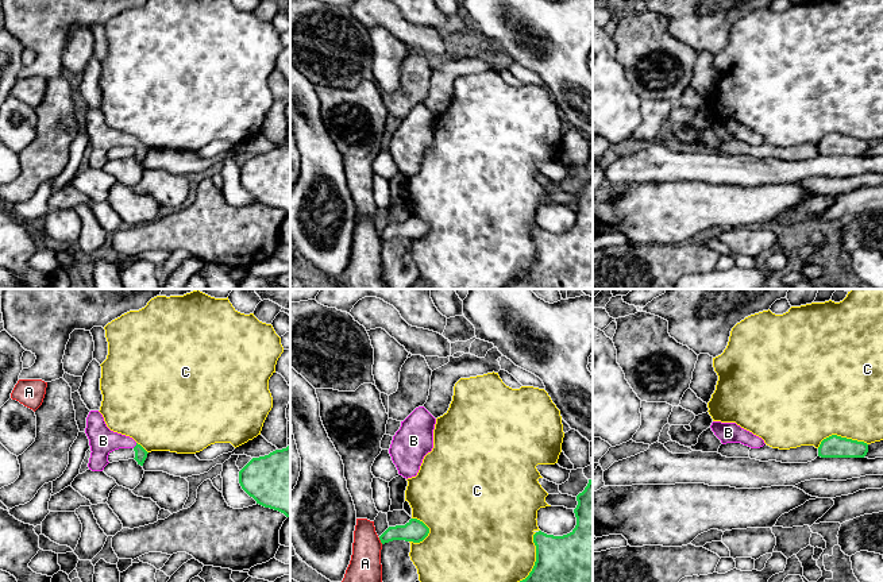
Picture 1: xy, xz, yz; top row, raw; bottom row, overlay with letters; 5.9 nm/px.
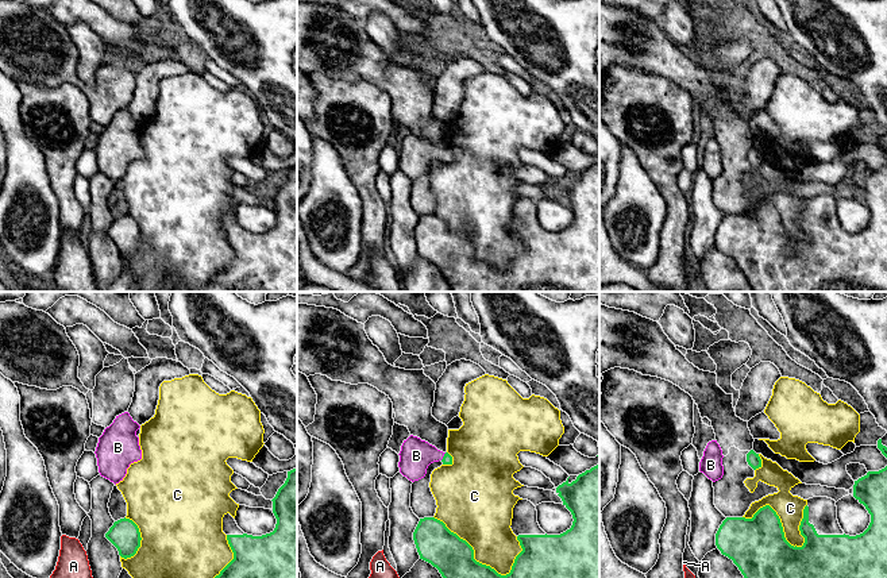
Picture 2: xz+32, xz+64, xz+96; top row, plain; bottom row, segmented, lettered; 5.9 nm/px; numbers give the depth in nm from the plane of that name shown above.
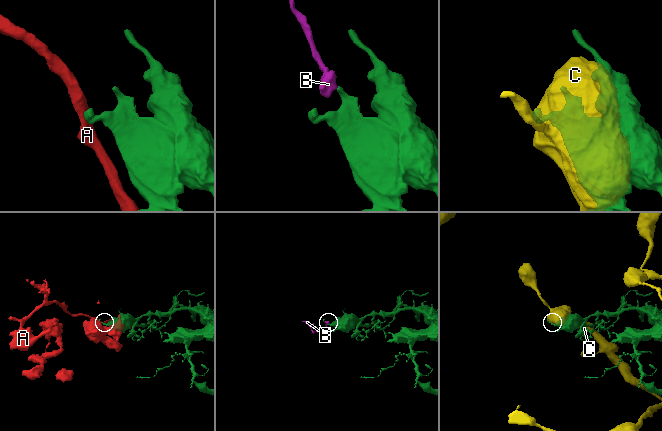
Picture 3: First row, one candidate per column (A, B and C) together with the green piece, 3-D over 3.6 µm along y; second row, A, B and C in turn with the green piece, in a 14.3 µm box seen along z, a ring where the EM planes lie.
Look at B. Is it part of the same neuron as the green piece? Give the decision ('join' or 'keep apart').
join

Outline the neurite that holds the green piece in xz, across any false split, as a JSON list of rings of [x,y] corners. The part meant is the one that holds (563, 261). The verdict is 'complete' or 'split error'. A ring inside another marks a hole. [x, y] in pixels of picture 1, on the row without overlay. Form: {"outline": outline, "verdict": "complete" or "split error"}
{"outline": [[[593,176],[577,199],[575,226],[563,234],[536,230],[532,269],[504,289],[593,289]]], "verdict": "complete"}

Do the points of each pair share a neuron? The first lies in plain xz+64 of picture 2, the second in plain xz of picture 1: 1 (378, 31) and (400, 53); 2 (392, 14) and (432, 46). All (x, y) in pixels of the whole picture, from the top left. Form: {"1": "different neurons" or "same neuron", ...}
{"1": "same neuron", "2": "same neuron"}

